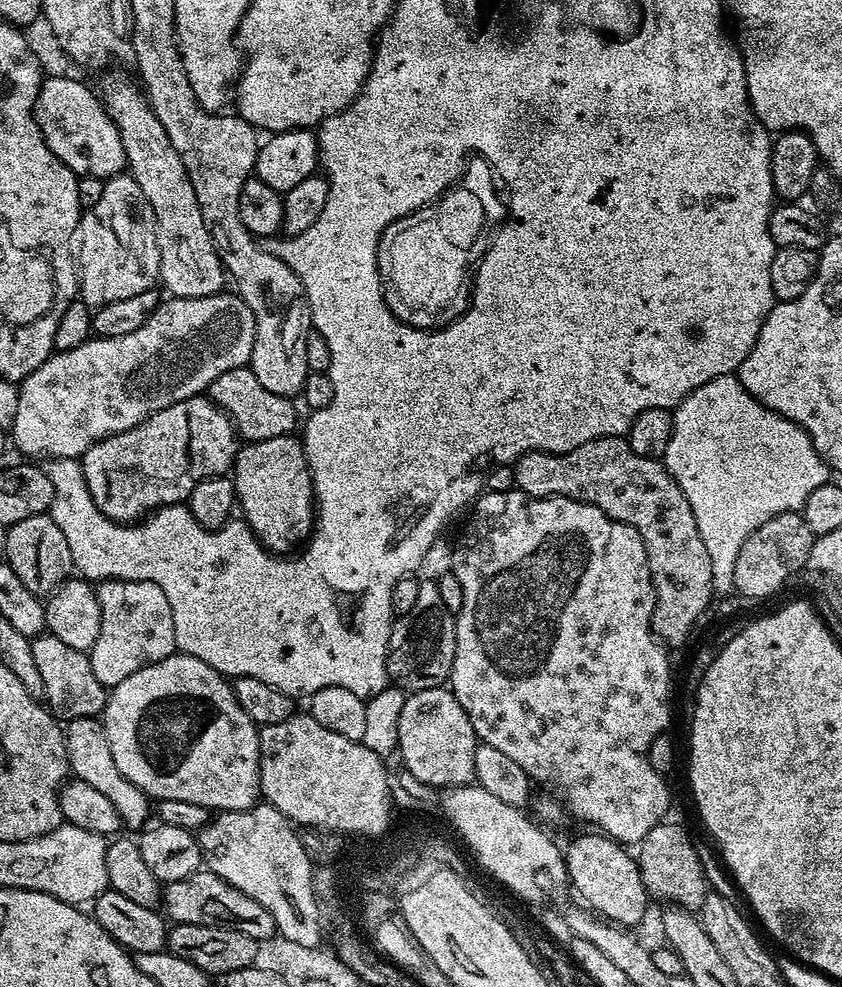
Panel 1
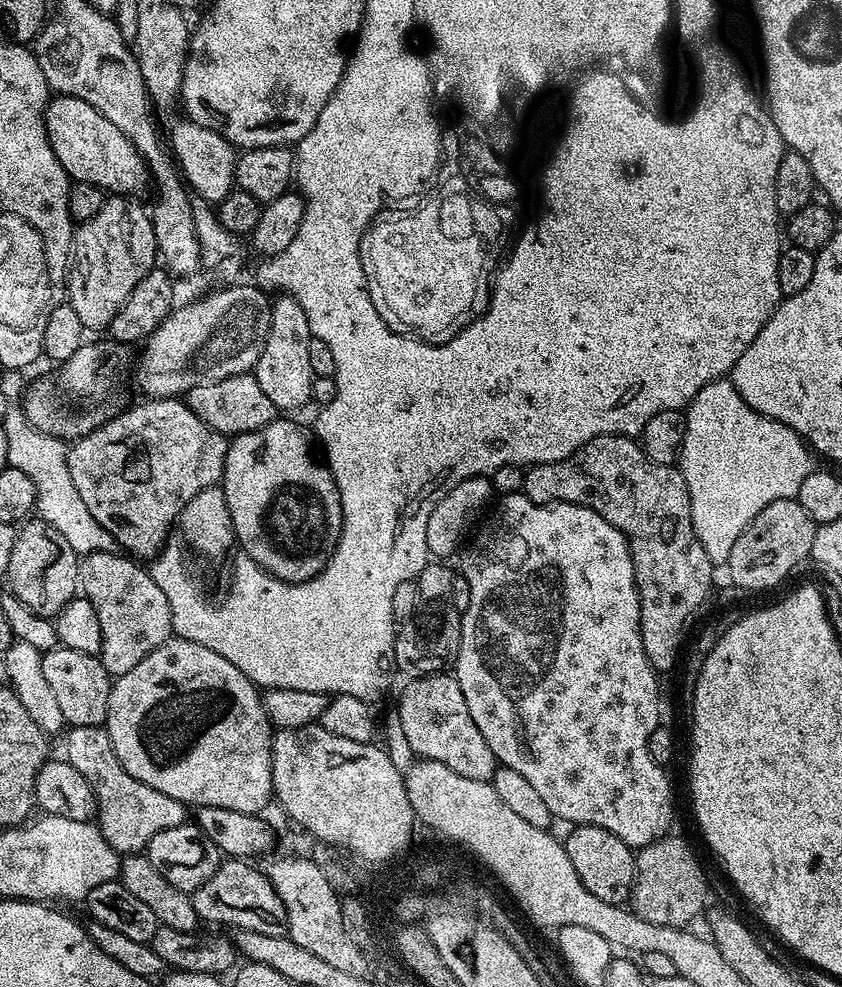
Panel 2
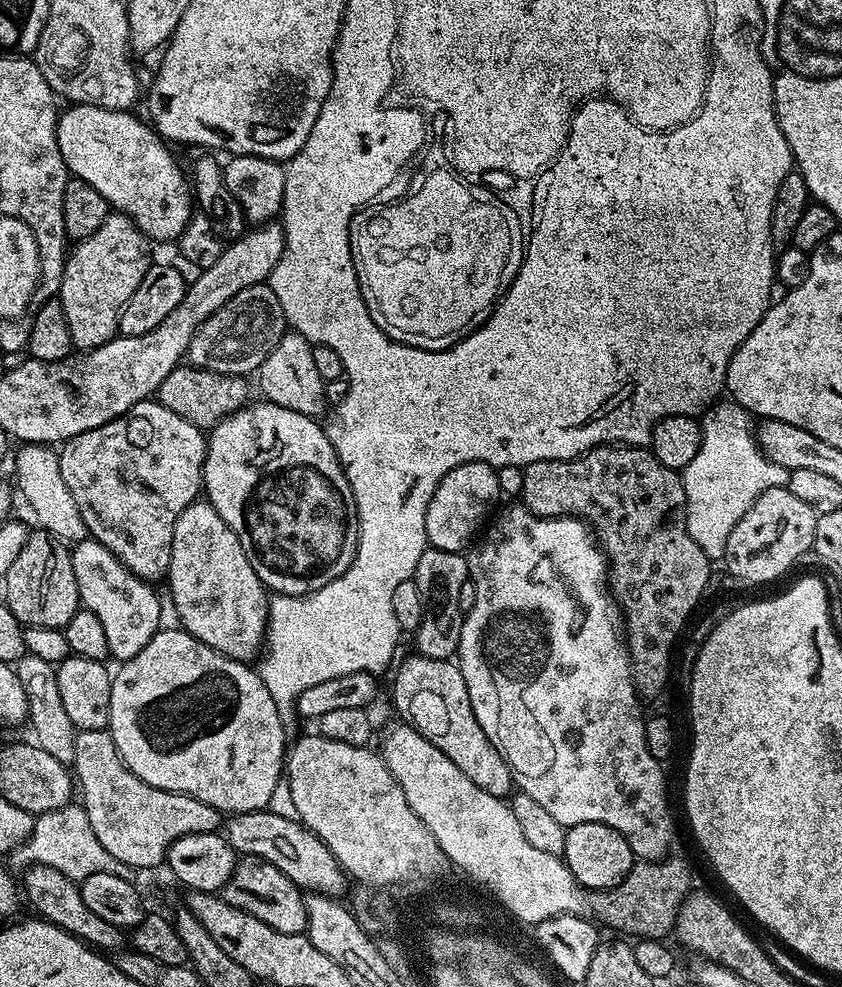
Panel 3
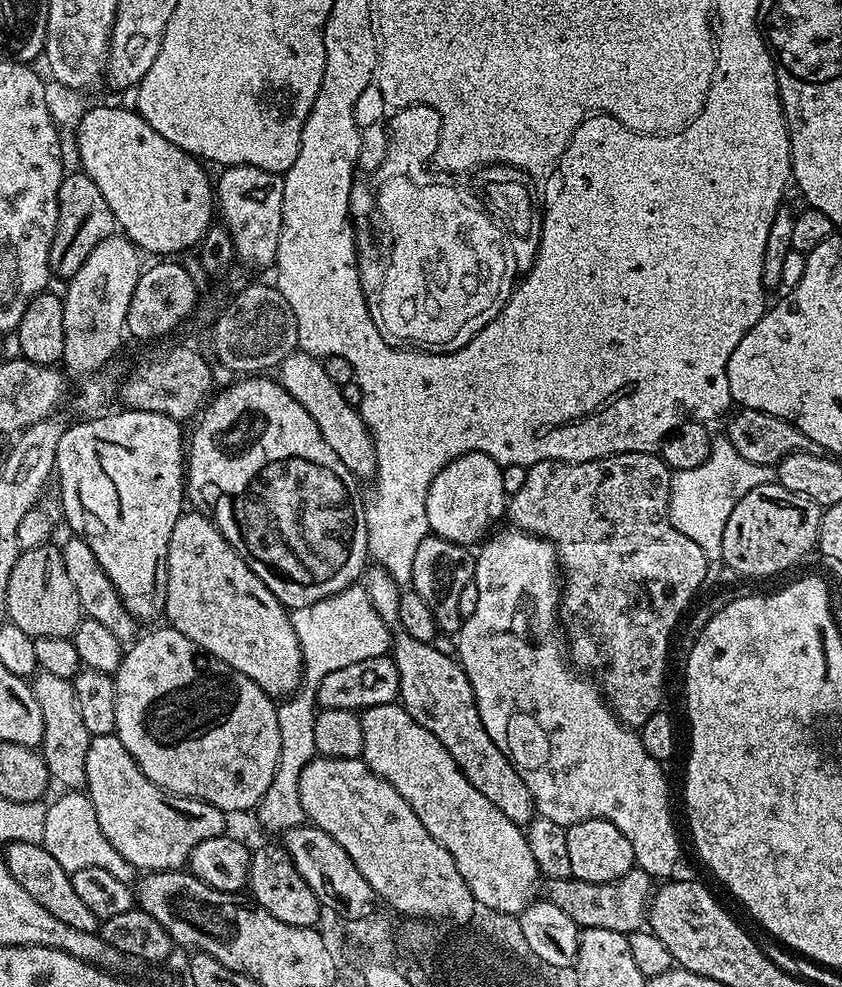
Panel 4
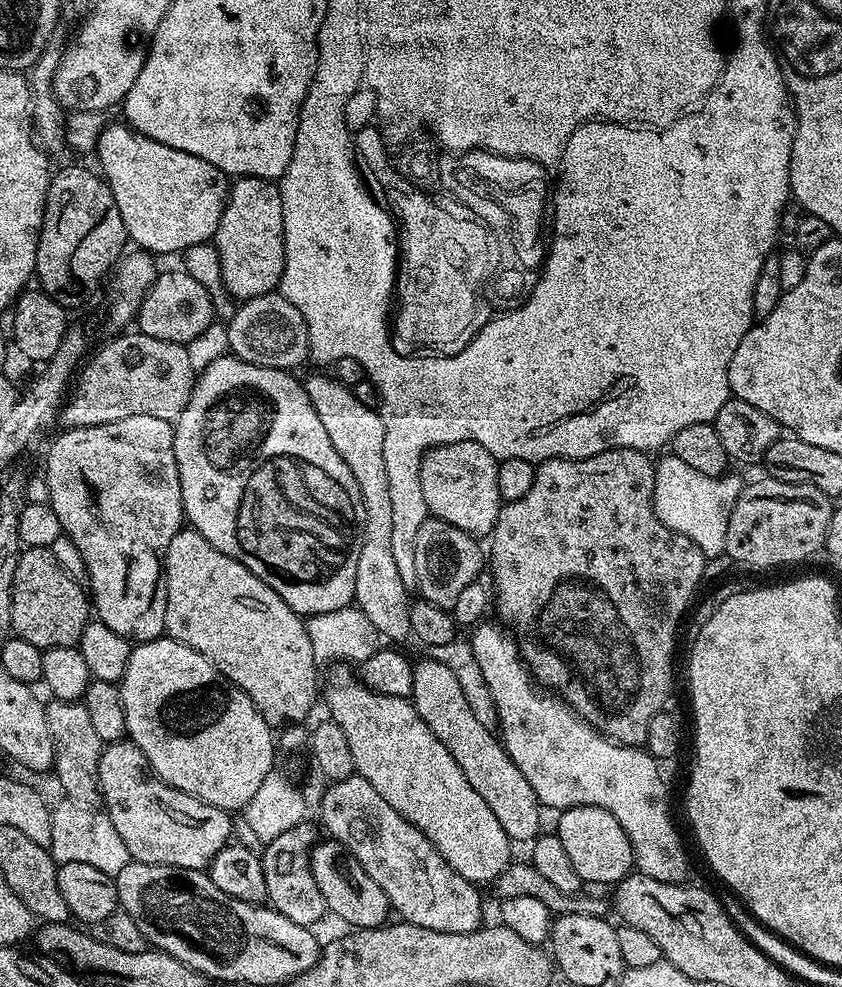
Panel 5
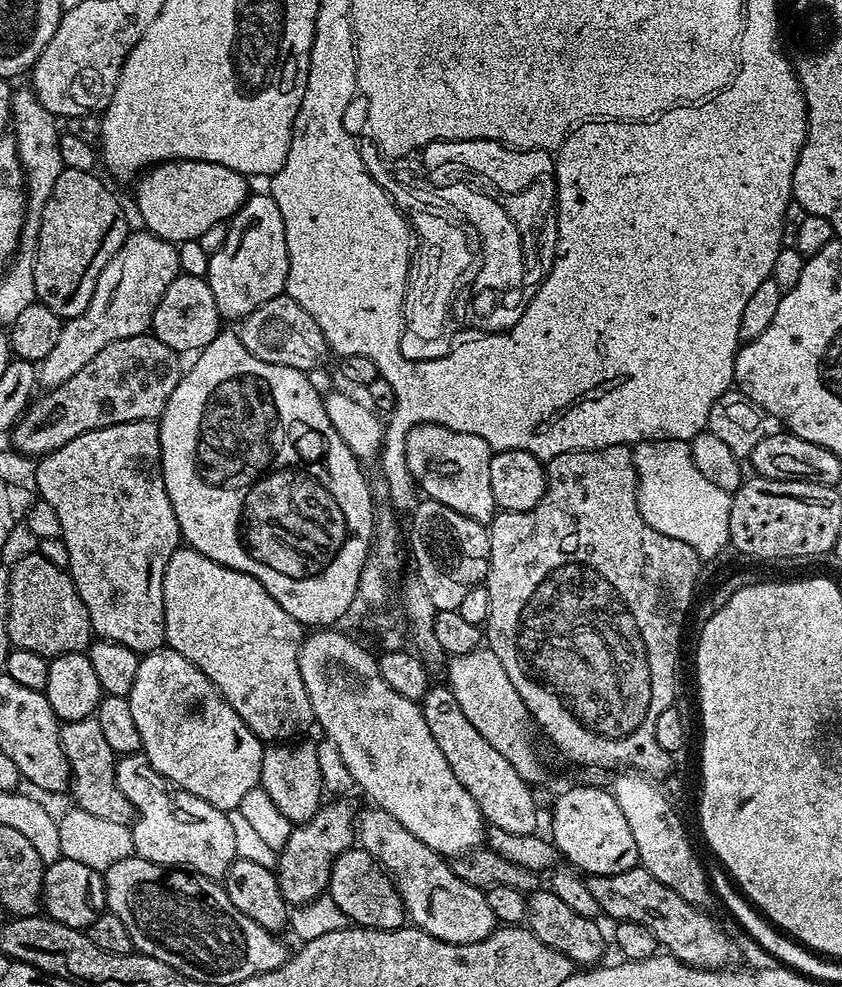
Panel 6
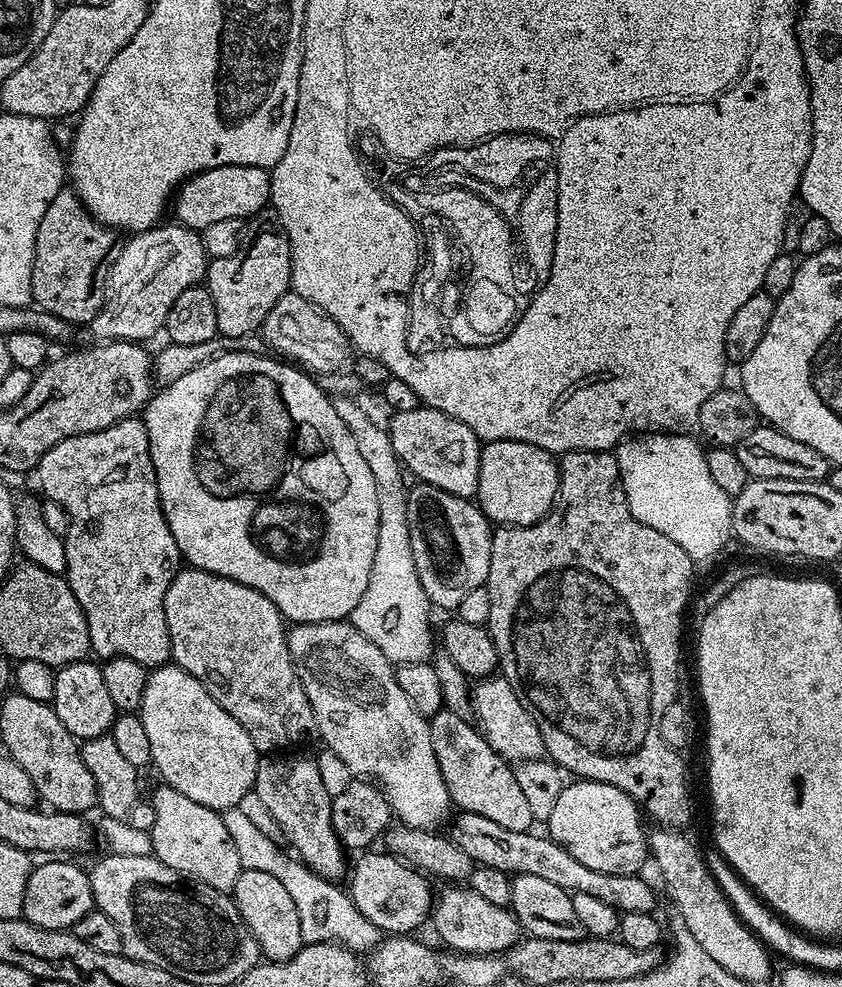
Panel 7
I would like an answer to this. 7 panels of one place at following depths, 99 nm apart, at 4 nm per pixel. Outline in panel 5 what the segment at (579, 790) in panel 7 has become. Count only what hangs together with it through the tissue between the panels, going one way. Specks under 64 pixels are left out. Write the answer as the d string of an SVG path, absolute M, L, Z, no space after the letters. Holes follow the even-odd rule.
M574 806L559 813L560 821L554 828L554 835L562 838L562 847L566 849L574 870L578 870L581 881L592 884L615 886L633 871L632 847L626 830L602 806Z

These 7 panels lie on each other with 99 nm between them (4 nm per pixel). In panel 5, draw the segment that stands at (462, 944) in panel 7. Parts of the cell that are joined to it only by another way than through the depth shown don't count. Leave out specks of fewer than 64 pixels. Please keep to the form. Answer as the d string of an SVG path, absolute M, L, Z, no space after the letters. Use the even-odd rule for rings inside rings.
M351 775L344 780L337 780L327 785L328 789L324 792L324 797L320 800L320 820L323 831L327 833L333 840L337 840L346 848L350 854L354 854L354 858L358 858L358 862L362 866L362 870L366 870L366 874L370 874L370 878L374 878L374 882L378 882L378 886L382 886L382 890L386 894L389 905L393 909L400 911L399 919L401 921L413 924L414 926L422 926L426 930L438 930L446 934L466 934L467 932L475 932L481 927L484 916L484 908L480 905L481 889L477 885L471 884L466 878L462 878L462 874L458 874L451 866L442 858L442 854L438 854L438 850L426 838L426 834L422 834L422 830L418 830L410 822L406 822L406 818L402 818L402 814L398 814L398 810L394 810L394 806L390 806L390 802L386 802L386 798L382 798L382 794L378 794L378 790L374 790L374 786L370 786L370 782L366 782L366 778L358 775Z

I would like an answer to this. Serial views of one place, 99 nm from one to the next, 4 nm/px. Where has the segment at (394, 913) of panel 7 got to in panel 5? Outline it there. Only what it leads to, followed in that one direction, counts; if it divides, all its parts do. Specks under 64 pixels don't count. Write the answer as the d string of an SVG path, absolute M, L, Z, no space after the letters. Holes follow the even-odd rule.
M324 838L311 850L312 870L318 889L325 898L327 911L352 924L353 929L378 928L389 919L390 905L382 886L362 870L358 858L343 848L337 840Z

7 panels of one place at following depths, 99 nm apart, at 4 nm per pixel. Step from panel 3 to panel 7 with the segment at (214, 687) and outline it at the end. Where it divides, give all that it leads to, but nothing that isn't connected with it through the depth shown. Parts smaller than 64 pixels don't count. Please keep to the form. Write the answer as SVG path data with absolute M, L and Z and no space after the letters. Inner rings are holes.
M175 662L161 664L160 667L149 671L148 681L146 682L146 694L142 694L142 706L140 707L138 715L150 742L150 754L152 755L154 768L160 771L160 776L164 779L161 781L163 781L167 787L178 790L178 794L186 794L186 798L191 798L193 802L198 802L207 808L223 810L225 808L237 807L239 800L242 799L247 792L255 789L258 753L254 742L250 742L250 734L246 734L246 730L242 730L242 726L238 726L238 722L234 722L234 718L230 718L230 714L226 714L226 710L222 710L222 706L218 706L218 702L214 702L214 698L206 690L204 683L198 678L186 674L186 670L179 668Z

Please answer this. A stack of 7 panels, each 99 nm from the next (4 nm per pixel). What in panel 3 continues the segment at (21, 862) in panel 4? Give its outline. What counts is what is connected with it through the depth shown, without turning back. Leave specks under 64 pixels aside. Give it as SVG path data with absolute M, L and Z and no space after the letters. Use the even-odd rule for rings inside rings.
M45 864L31 865L23 873L23 876L23 895L24 892L28 895L29 902L40 911L37 913L43 919L49 920L51 924L57 924L59 928L71 932L73 936L77 936L85 944L97 950L103 950L105 953L112 954L125 947L125 933L119 928L110 926L110 922L98 918L98 914L93 914L86 906L86 902L82 902L80 885L77 881L66 878L66 874L62 874L60 870L54 870L54 866L46 866Z

